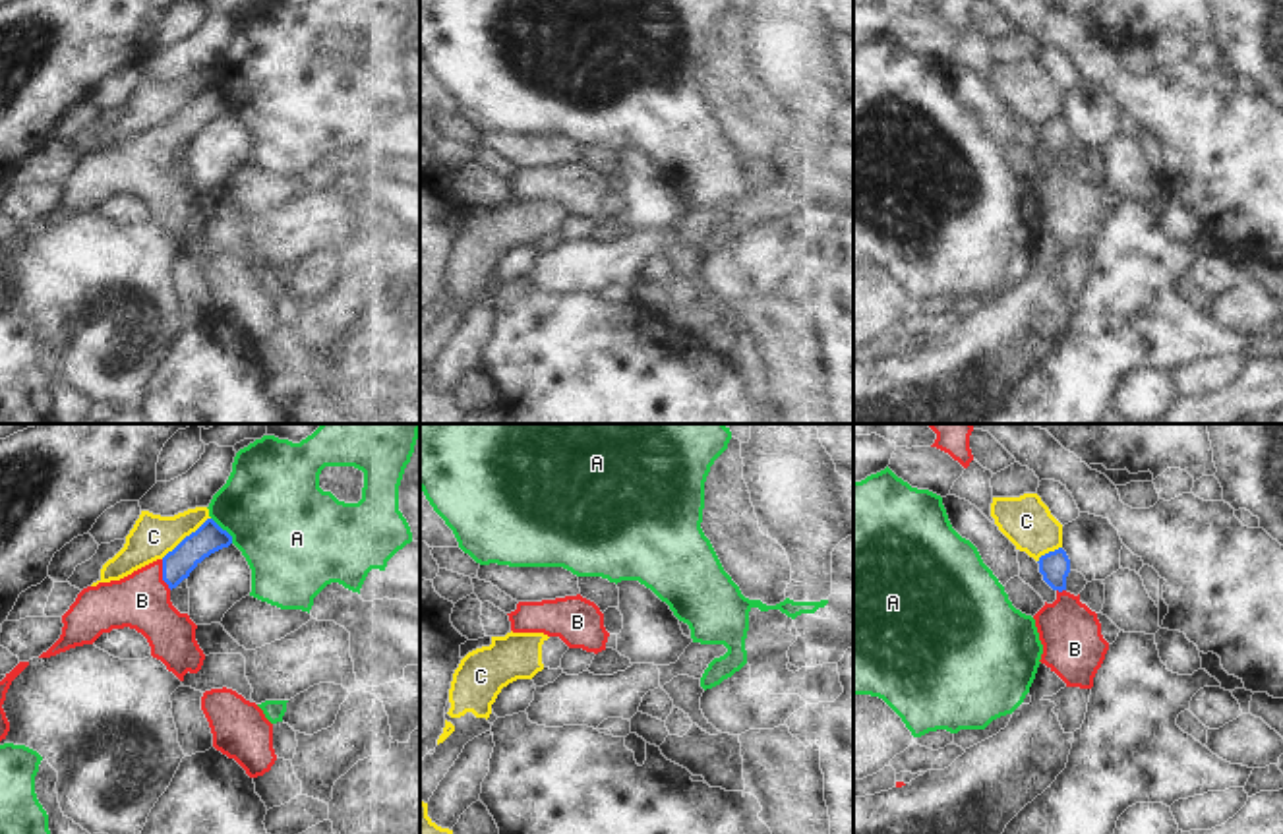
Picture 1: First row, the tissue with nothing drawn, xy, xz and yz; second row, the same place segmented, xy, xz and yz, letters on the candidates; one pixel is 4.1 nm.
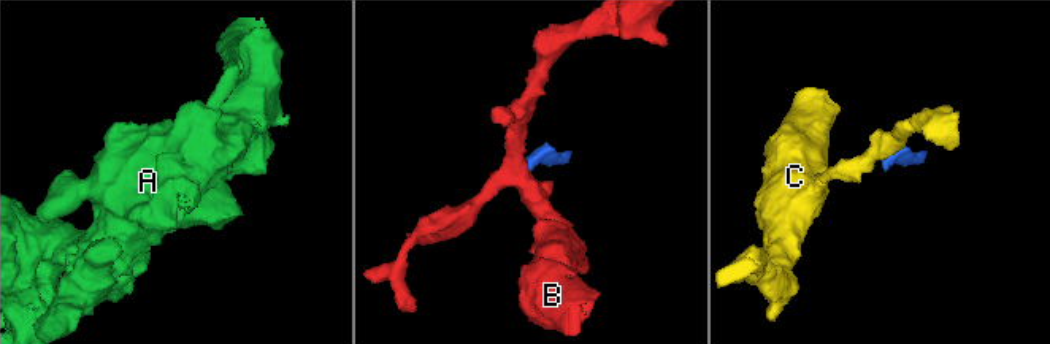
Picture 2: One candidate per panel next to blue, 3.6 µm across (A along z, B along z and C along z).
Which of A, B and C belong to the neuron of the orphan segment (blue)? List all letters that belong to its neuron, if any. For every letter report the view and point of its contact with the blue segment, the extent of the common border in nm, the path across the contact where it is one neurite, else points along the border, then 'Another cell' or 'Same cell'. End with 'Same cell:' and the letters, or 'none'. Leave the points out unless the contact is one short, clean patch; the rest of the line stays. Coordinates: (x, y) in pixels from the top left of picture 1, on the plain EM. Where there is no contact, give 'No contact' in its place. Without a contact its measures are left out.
A: Touches blue at xy (225, 97). Shared border 140 nm. Another cell
B: Touches blue at xy (163, 142). Shared border 130 nm. Path across: xy (177, 132), (163, 142), (142, 167). Same cell
C: Touches blue at xy (186, 103). Shared border 260 nm. Boundary: xy (209, 84), (161, 124). Another cell
Same cell: B.

